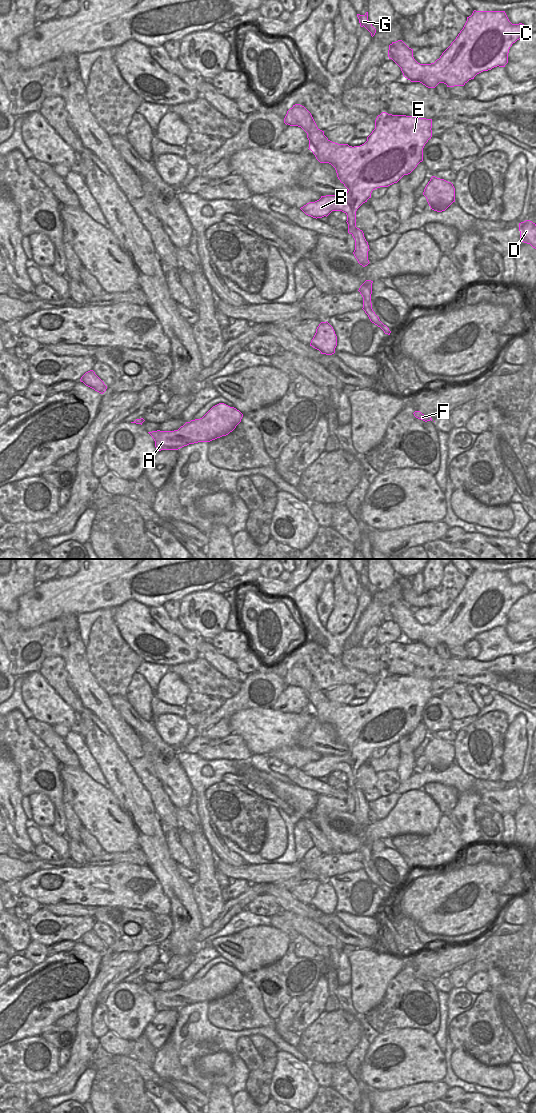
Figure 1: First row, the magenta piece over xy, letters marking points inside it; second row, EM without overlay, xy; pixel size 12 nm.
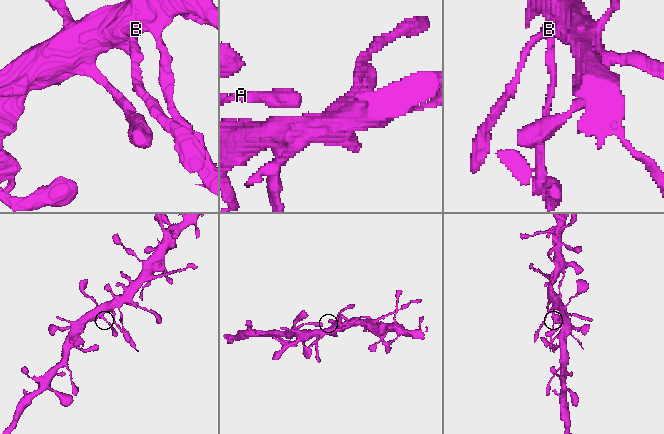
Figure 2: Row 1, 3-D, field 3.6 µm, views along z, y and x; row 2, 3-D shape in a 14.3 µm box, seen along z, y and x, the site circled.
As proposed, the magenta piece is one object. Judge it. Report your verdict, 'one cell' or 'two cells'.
one cell

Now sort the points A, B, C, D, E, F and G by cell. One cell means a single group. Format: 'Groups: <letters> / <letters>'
Groups: A B C D E F G.

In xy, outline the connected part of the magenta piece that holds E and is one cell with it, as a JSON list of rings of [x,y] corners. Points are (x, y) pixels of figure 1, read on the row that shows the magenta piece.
[[[300,104],[287,111],[284,123],[301,127],[307,133],[308,149],[320,163],[331,164],[348,189],[343,196],[321,196],[300,209],[316,219],[327,217],[332,211],[344,212],[348,233],[355,240],[353,254],[360,265],[367,266],[370,249],[363,231],[356,227],[356,211],[371,198],[373,190],[397,183],[423,161],[423,148],[432,137],[432,119],[382,112],[367,141],[354,147],[330,141]]]

